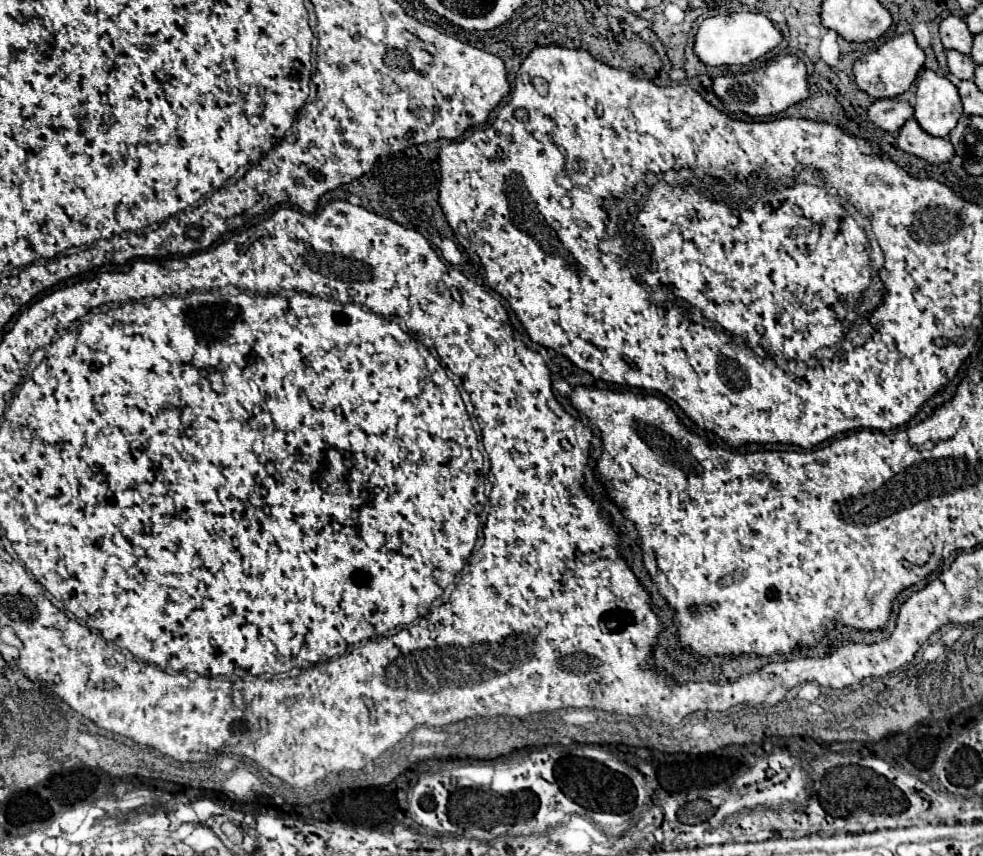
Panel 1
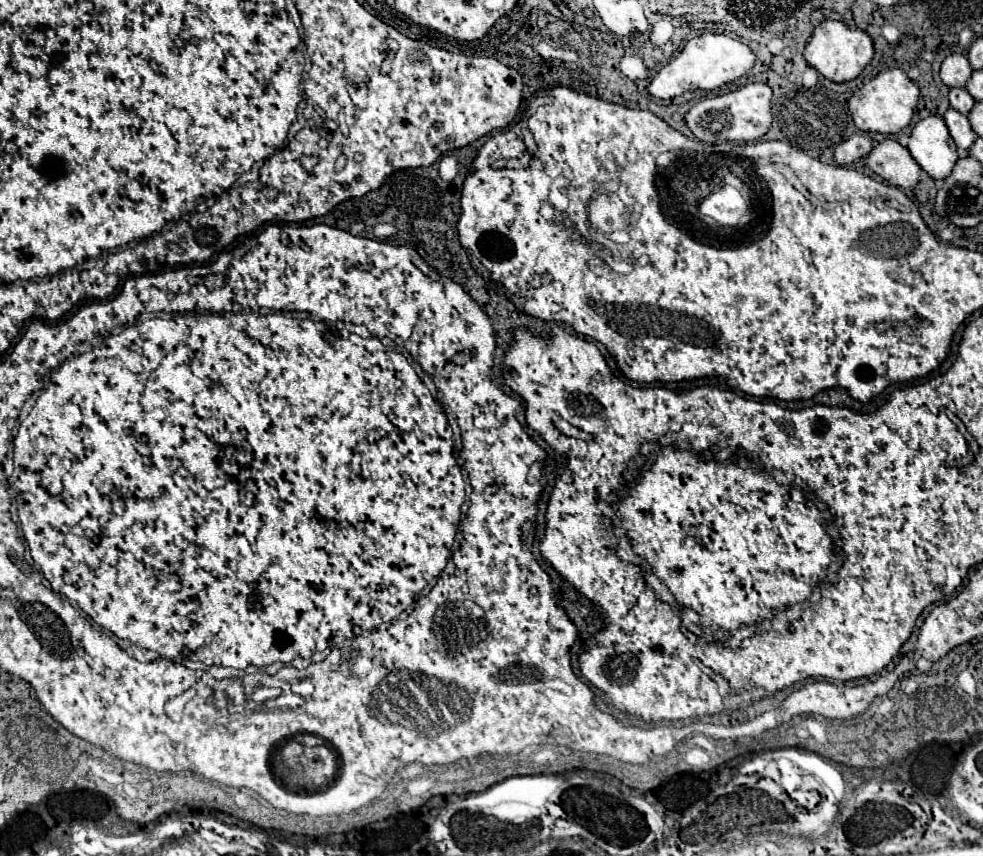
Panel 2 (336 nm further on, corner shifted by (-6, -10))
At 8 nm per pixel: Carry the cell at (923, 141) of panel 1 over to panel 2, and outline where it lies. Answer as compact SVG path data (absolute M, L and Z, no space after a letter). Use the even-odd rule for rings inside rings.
M893 139L877 143L863 163L881 179L901 189L913 189L919 183L921 169L915 165L911 153Z

